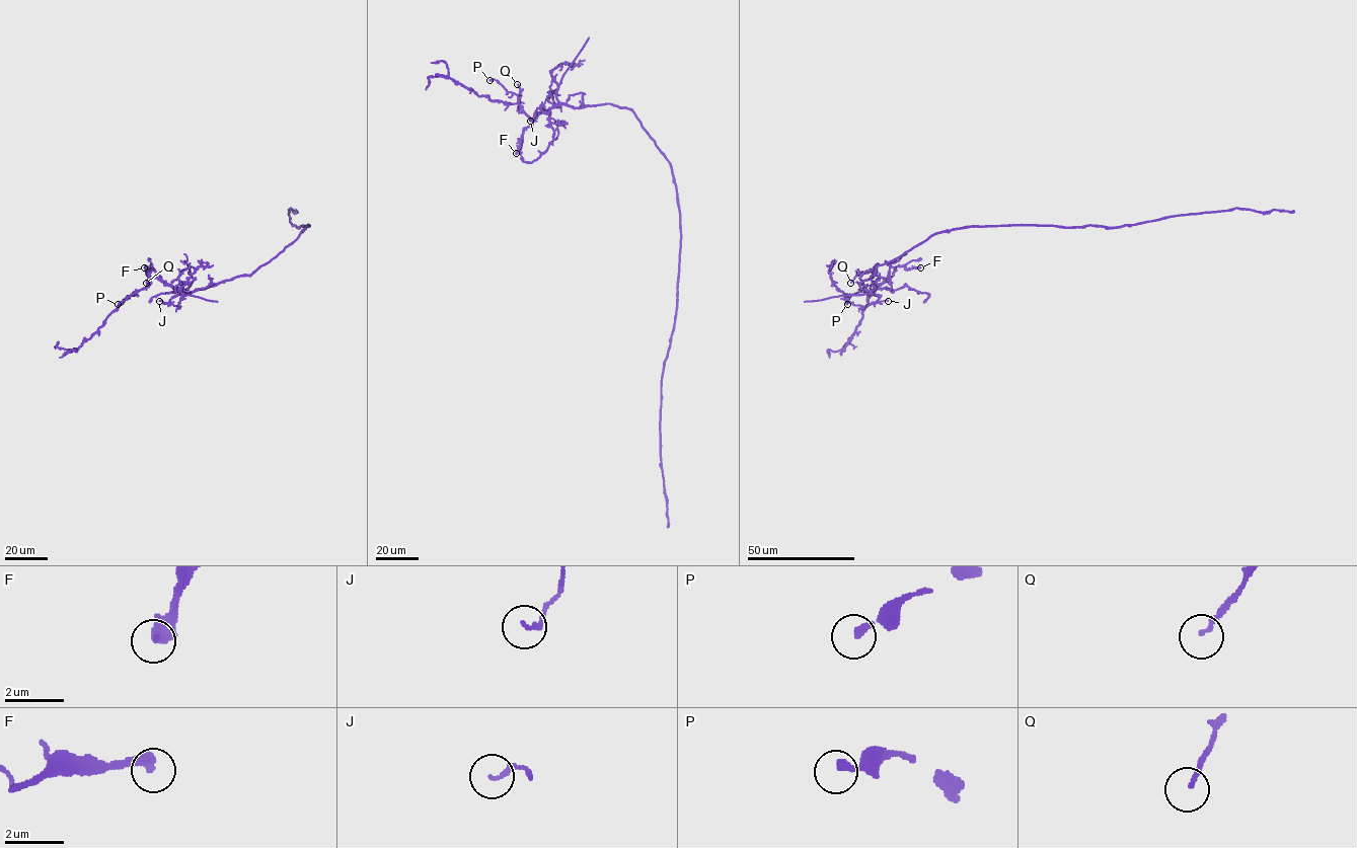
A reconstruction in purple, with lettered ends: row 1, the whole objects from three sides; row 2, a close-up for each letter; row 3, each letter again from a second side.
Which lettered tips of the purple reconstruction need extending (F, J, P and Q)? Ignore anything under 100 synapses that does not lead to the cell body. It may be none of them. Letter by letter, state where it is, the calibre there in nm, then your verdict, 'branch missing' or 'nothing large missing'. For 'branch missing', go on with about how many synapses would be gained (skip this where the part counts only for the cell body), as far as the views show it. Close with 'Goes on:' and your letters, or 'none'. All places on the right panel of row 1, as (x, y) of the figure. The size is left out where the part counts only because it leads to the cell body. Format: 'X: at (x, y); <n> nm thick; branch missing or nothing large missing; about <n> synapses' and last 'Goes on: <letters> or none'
F: at (920, 267); 460 nm thick; nothing large missing
J: at (888, 301); 160 nm thick; nothing large missing
P: at (847, 304); 240 nm thick; nothing large missing
Q: at (850, 283); 140 nm thick; nothing large missing
Goes on: none

